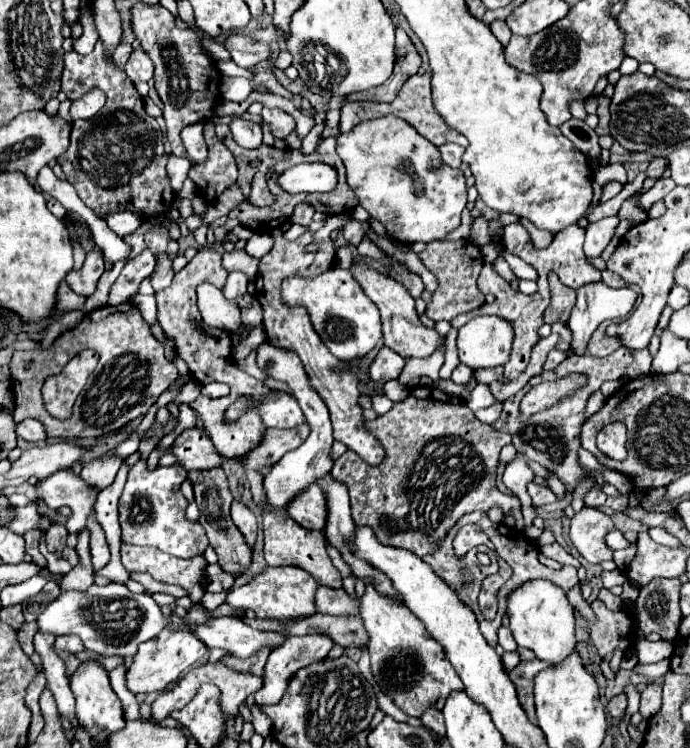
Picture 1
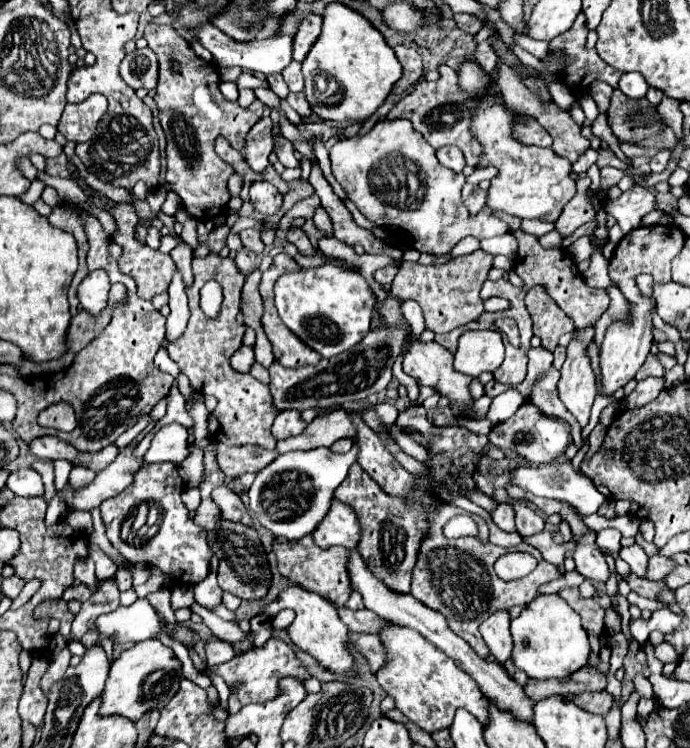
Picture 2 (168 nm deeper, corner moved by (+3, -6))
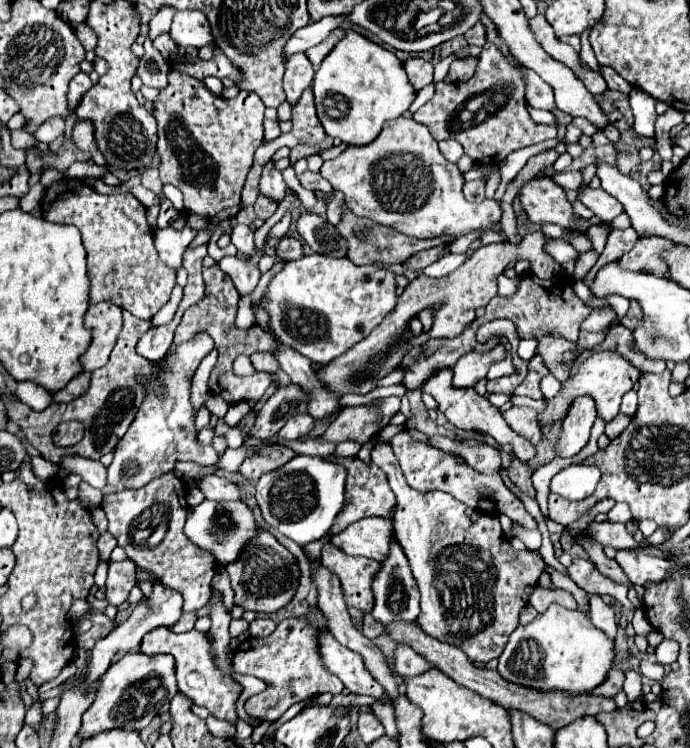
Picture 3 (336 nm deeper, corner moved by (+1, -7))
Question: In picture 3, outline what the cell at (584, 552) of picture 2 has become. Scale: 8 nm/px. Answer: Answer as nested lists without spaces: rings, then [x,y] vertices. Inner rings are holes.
[[[573,561],[571,567],[567,567],[567,575],[583,589],[587,595],[611,595],[617,601],[621,601],[624,608],[635,610],[633,604],[627,599],[627,587],[613,583],[605,575],[597,571],[597,567],[591,561]]]

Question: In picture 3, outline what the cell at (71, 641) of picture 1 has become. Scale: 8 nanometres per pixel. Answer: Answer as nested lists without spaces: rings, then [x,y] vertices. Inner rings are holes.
[[[129,559],[119,563],[109,563],[109,575],[107,575],[107,603],[109,605],[121,605],[127,601],[127,595],[131,587],[137,583],[137,565]]]

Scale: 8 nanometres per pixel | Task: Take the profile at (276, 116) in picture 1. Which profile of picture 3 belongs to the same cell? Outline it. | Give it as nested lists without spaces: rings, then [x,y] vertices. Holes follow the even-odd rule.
[[[301,159],[301,161],[295,163],[295,173],[297,173],[297,179],[301,181],[301,185],[303,185],[305,189],[315,191],[315,193],[317,193],[317,191],[325,193],[325,205],[331,201],[331,197],[333,197],[333,187],[331,187],[325,179],[321,179],[319,173],[311,173],[311,171],[307,169],[307,161],[305,161],[305,159]]]

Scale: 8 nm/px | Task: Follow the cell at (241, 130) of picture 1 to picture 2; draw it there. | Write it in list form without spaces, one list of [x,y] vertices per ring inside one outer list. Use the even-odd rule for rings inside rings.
[[[261,118],[247,134],[247,146],[243,150],[245,150],[245,160],[253,170],[261,172],[269,164],[267,156],[273,150],[271,128],[273,128],[271,118]]]

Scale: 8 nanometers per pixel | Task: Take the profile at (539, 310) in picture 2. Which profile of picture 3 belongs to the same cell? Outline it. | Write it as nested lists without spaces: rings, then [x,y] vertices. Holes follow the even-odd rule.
[[[547,335],[543,339],[539,339],[539,347],[537,347],[537,353],[543,357],[543,363],[547,365],[547,369],[559,379],[559,381],[565,381],[569,379],[571,375],[571,367],[573,363],[577,361],[577,345],[571,343],[571,341],[565,341],[565,339],[557,339],[553,335]],[[563,353],[575,353],[575,357],[567,363],[563,359]]]

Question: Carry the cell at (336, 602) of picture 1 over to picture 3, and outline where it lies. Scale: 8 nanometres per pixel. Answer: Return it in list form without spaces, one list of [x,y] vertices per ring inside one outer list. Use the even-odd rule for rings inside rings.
[[[391,623],[389,625],[389,635],[395,641],[403,641],[405,645],[413,647],[417,653],[421,653],[429,663],[433,663],[437,669],[441,669],[447,677],[451,677],[455,683],[479,693],[485,699],[491,699],[493,703],[505,707],[505,709],[517,709],[517,711],[525,711],[527,715],[533,715],[533,719],[547,723],[549,727],[553,727],[555,731],[573,723],[579,717],[587,717],[587,715],[597,715],[601,711],[615,711],[617,705],[613,699],[607,697],[597,697],[597,695],[583,695],[577,699],[571,699],[567,693],[563,691],[535,691],[535,689],[527,689],[515,683],[509,683],[505,679],[501,679],[501,675],[497,671],[487,671],[483,667],[475,667],[469,663],[469,659],[465,657],[465,653],[449,643],[439,643],[437,639],[425,635],[425,631],[419,629],[417,623]]]

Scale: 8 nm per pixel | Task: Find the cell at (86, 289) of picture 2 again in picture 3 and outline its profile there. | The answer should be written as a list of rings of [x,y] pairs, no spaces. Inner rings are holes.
[[[103,301],[89,307],[85,325],[93,331],[93,341],[91,341],[89,351],[81,357],[83,371],[95,371],[107,363],[117,343],[121,323],[123,323],[121,307],[117,307],[115,303]]]

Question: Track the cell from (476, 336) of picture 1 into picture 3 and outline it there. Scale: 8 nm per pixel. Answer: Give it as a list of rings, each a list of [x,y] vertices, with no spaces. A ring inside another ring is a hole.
[[[497,345],[493,351],[489,353],[467,353],[463,355],[457,365],[453,367],[453,387],[473,387],[479,379],[485,379],[489,367],[503,359],[505,351],[503,351],[503,345]]]

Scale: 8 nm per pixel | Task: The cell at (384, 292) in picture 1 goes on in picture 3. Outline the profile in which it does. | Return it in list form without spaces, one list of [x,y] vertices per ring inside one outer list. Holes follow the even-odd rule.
[[[443,369],[443,371],[435,373],[431,379],[427,379],[425,385],[423,385],[423,391],[433,395],[433,399],[435,399],[437,405],[439,405],[439,411],[447,417],[447,421],[449,421],[451,425],[455,425],[457,429],[463,429],[463,431],[479,431],[479,433],[483,433],[483,435],[489,435],[489,437],[493,437],[499,445],[511,443],[511,445],[515,447],[515,457],[517,457],[519,461],[531,461],[531,459],[537,455],[535,445],[529,443],[529,441],[525,441],[521,435],[517,435],[517,433],[505,423],[505,419],[501,417],[501,411],[499,411],[497,407],[493,407],[487,397],[477,395],[475,389],[455,389],[455,387],[451,385],[451,375],[453,375],[451,369]]]

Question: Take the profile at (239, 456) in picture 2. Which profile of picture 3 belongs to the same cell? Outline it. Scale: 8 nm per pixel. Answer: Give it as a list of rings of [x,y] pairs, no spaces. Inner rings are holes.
[[[271,445],[271,447],[265,447],[261,449],[257,455],[245,459],[239,467],[239,473],[249,479],[249,481],[255,481],[259,479],[261,475],[269,473],[269,471],[275,471],[277,467],[283,467],[289,459],[293,459],[297,453],[293,449],[287,449],[287,447],[281,447],[281,445]]]

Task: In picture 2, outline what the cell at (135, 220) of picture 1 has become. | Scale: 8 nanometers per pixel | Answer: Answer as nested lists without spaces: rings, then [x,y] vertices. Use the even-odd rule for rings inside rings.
[[[27,157],[19,158],[19,162],[17,162],[17,166],[19,170],[21,170],[21,173],[30,181],[38,179],[37,176],[38,171],[29,158]]]

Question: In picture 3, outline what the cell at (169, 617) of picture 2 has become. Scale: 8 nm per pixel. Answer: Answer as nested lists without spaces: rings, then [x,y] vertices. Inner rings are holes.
[[[159,627],[159,629],[149,631],[143,637],[139,649],[145,655],[157,655],[157,653],[173,655],[179,693],[189,697],[195,705],[209,709],[209,713],[215,715],[217,719],[225,719],[229,723],[237,721],[235,705],[237,705],[237,699],[239,699],[243,687],[219,671],[219,667],[215,665],[215,655],[211,651],[211,645],[209,645],[209,639],[205,633],[195,631],[195,629],[189,633],[173,633],[167,627]]]

